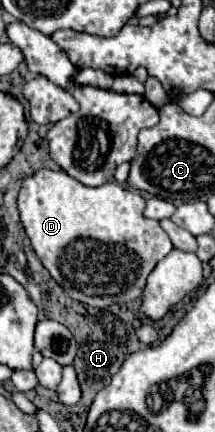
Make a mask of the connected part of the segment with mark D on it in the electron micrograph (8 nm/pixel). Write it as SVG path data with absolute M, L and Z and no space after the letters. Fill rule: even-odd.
M40 169L32 177L24 179L18 195L18 209L26 235L30 237L38 259L54 277L54 281L60 283L72 299L92 307L102 309L114 303L138 299L150 271L174 249L160 223L156 219L144 217L146 199L138 191L120 187L116 181L108 181L100 187L86 187L64 171Z

